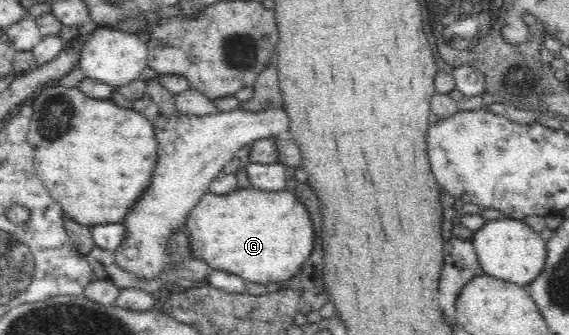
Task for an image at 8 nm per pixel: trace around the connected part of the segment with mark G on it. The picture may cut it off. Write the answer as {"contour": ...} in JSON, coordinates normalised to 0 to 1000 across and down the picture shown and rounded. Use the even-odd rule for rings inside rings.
{"contour":[[[418,561],[394,582],[364,573],[332,636],[325,696],[336,767],[359,776],[367,806],[392,806],[455,848],[511,833],[550,740],[543,636],[508,561],[490,573]]]}

